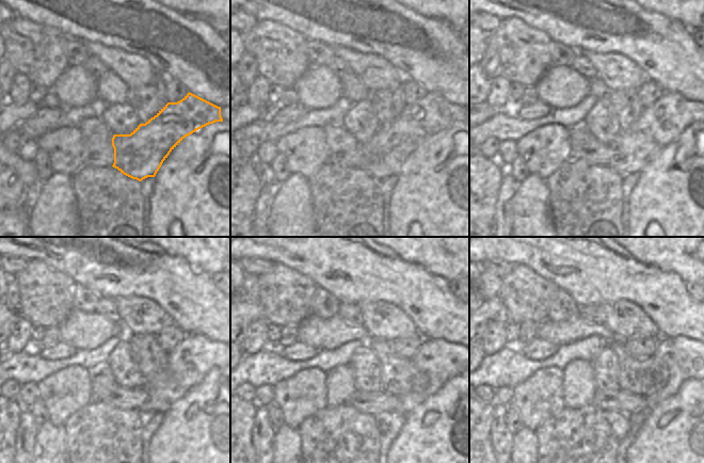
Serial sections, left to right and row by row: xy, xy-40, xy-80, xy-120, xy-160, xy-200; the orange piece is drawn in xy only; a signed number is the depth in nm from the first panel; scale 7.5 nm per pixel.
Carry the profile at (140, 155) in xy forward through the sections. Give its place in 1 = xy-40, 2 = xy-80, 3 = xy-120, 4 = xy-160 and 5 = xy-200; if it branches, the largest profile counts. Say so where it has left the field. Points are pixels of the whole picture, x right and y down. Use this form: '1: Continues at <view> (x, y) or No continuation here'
1: Continues at xy-40 (383, 155)
2: Continues at xy-80 (660, 124)
3: Continues at xy-120 (189, 363)
4: Continues at xy-160 (440, 360)
5: Continues at xy-200 (685, 358)

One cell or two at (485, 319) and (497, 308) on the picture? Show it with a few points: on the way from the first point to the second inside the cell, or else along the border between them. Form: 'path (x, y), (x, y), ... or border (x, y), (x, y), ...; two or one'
path (489, 316), (494, 310); one

